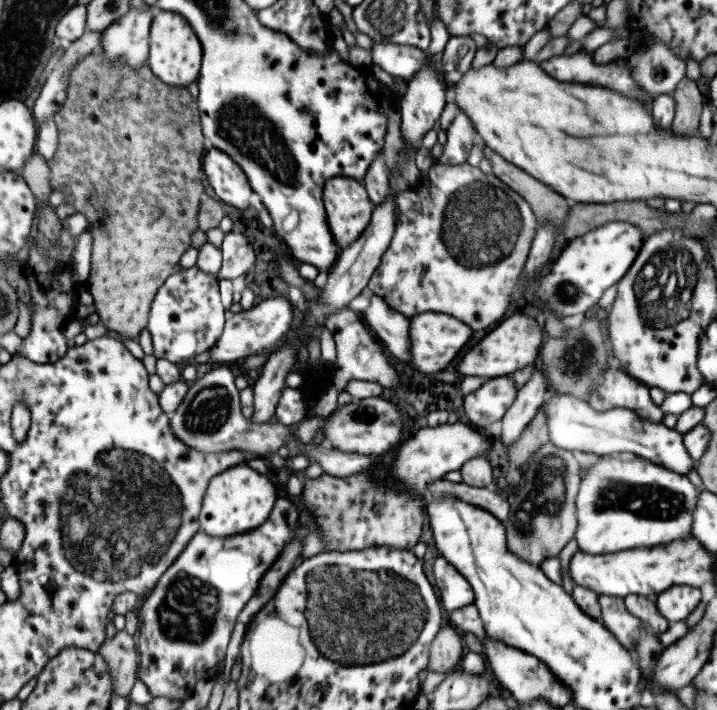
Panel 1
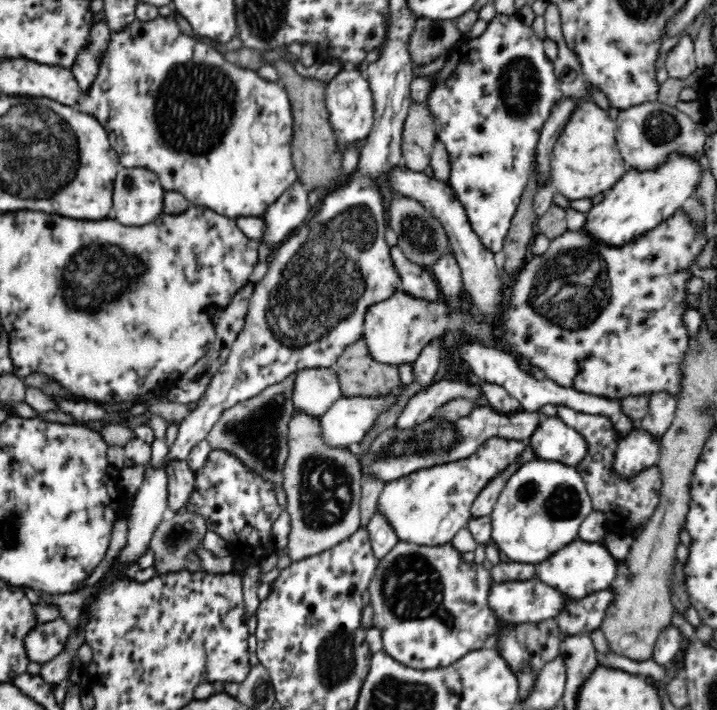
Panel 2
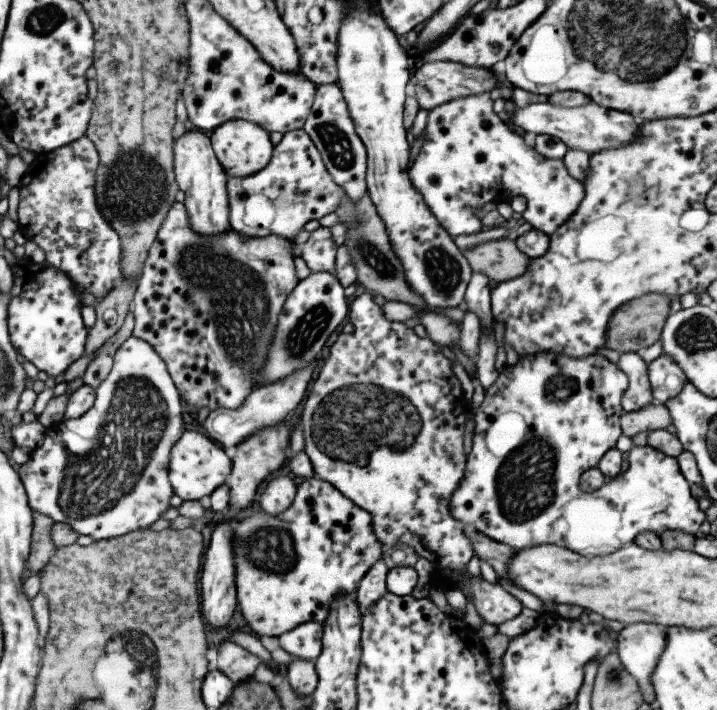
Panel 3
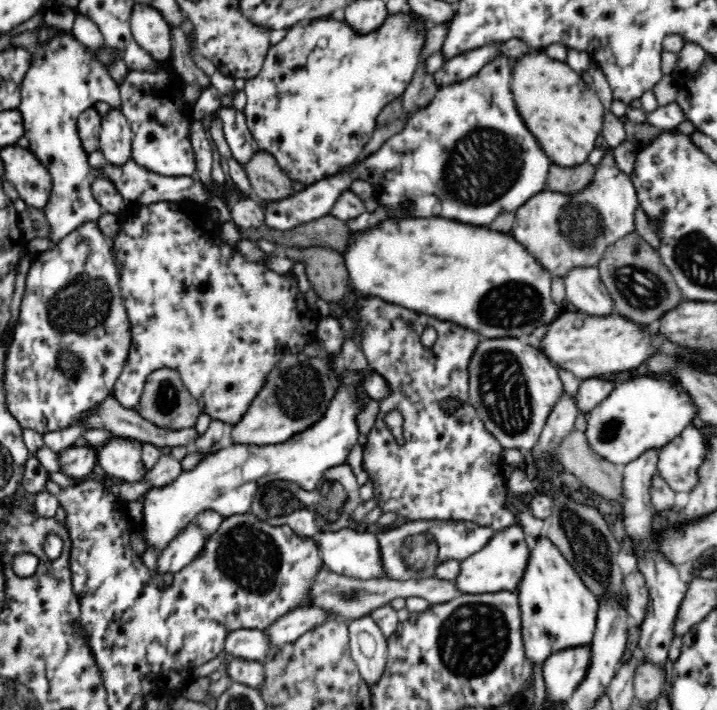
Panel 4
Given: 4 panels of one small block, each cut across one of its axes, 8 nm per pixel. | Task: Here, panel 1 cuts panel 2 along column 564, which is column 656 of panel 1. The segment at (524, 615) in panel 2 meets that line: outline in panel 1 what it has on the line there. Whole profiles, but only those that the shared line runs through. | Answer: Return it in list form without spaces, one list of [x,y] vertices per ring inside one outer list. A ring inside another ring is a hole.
[[[675,585],[652,597],[657,610],[670,626],[677,626],[700,601],[699,589],[694,586]]]

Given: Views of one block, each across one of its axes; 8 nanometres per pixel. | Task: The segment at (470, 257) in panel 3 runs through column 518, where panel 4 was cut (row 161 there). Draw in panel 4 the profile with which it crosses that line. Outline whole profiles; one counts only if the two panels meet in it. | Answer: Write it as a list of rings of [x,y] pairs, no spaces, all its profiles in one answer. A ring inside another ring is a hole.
[[[268,152],[254,154],[248,164],[242,165],[250,182],[252,196],[259,200],[281,201],[294,194],[292,181]]]

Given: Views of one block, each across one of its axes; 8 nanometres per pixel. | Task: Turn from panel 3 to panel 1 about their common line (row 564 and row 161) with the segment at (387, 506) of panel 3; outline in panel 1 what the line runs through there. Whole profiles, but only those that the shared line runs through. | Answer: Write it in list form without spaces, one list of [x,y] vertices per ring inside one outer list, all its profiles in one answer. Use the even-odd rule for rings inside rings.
[[[458,111],[453,117],[452,123],[445,130],[447,140],[443,145],[443,150],[439,159],[434,159],[432,164],[463,164],[472,147],[473,138],[476,137],[475,129],[469,117]]]

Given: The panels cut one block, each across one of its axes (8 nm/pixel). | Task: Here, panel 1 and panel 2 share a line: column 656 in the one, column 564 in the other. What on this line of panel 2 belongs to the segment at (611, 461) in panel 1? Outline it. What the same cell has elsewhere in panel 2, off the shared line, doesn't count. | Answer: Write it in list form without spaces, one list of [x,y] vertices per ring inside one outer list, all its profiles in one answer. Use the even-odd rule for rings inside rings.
[[[534,459],[520,467],[508,479],[508,484],[489,515],[492,543],[513,563],[540,564],[579,537],[582,522],[592,513],[593,505],[580,473],[558,461]]]

